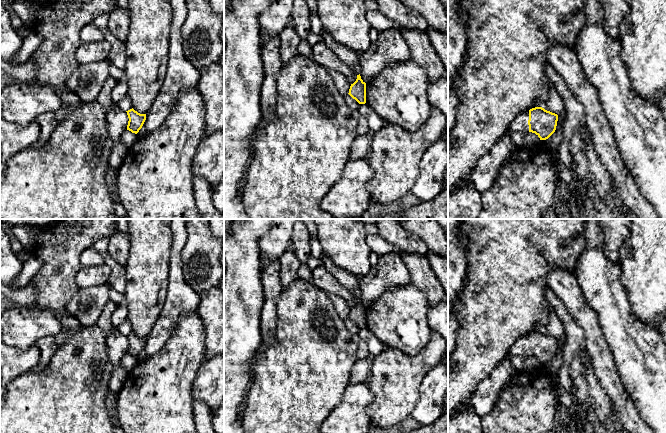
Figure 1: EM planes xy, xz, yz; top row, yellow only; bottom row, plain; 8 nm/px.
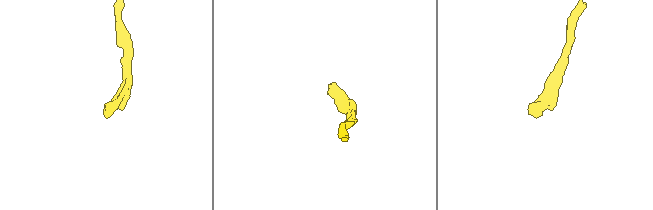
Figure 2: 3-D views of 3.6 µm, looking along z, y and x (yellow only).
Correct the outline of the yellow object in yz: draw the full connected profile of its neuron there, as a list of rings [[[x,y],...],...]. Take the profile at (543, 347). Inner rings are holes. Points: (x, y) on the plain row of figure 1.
[[[535,331],[518,339],[506,355],[514,373],[524,369],[524,360],[528,356],[535,357],[540,364],[548,363],[556,354],[558,339]]]

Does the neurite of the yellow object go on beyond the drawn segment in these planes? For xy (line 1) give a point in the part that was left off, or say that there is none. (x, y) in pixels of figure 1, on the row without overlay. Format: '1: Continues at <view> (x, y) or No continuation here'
1: No continuation here

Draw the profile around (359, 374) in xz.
[[[357,359],[349,376],[349,384],[366,383],[369,377],[370,367],[371,364],[367,359]]]

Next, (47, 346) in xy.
[[[46,336],[39,339],[35,345],[40,351],[40,360],[34,368],[34,371],[41,372],[47,367],[52,357],[56,353],[58,344],[56,343],[54,336]]]

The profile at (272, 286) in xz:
[[[262,260],[261,261],[261,283],[263,286],[264,305],[261,311],[261,334],[262,343],[256,352],[251,363],[253,369],[256,360],[261,353],[269,346],[276,343],[274,331],[277,321],[277,301],[283,289],[280,277],[279,260]]]

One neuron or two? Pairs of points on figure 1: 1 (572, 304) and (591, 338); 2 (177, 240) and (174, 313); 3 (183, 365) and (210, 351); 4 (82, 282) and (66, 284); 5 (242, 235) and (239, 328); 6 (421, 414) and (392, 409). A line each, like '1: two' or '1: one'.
1: one
2: one
3: two
4: two
5: one
6: two

